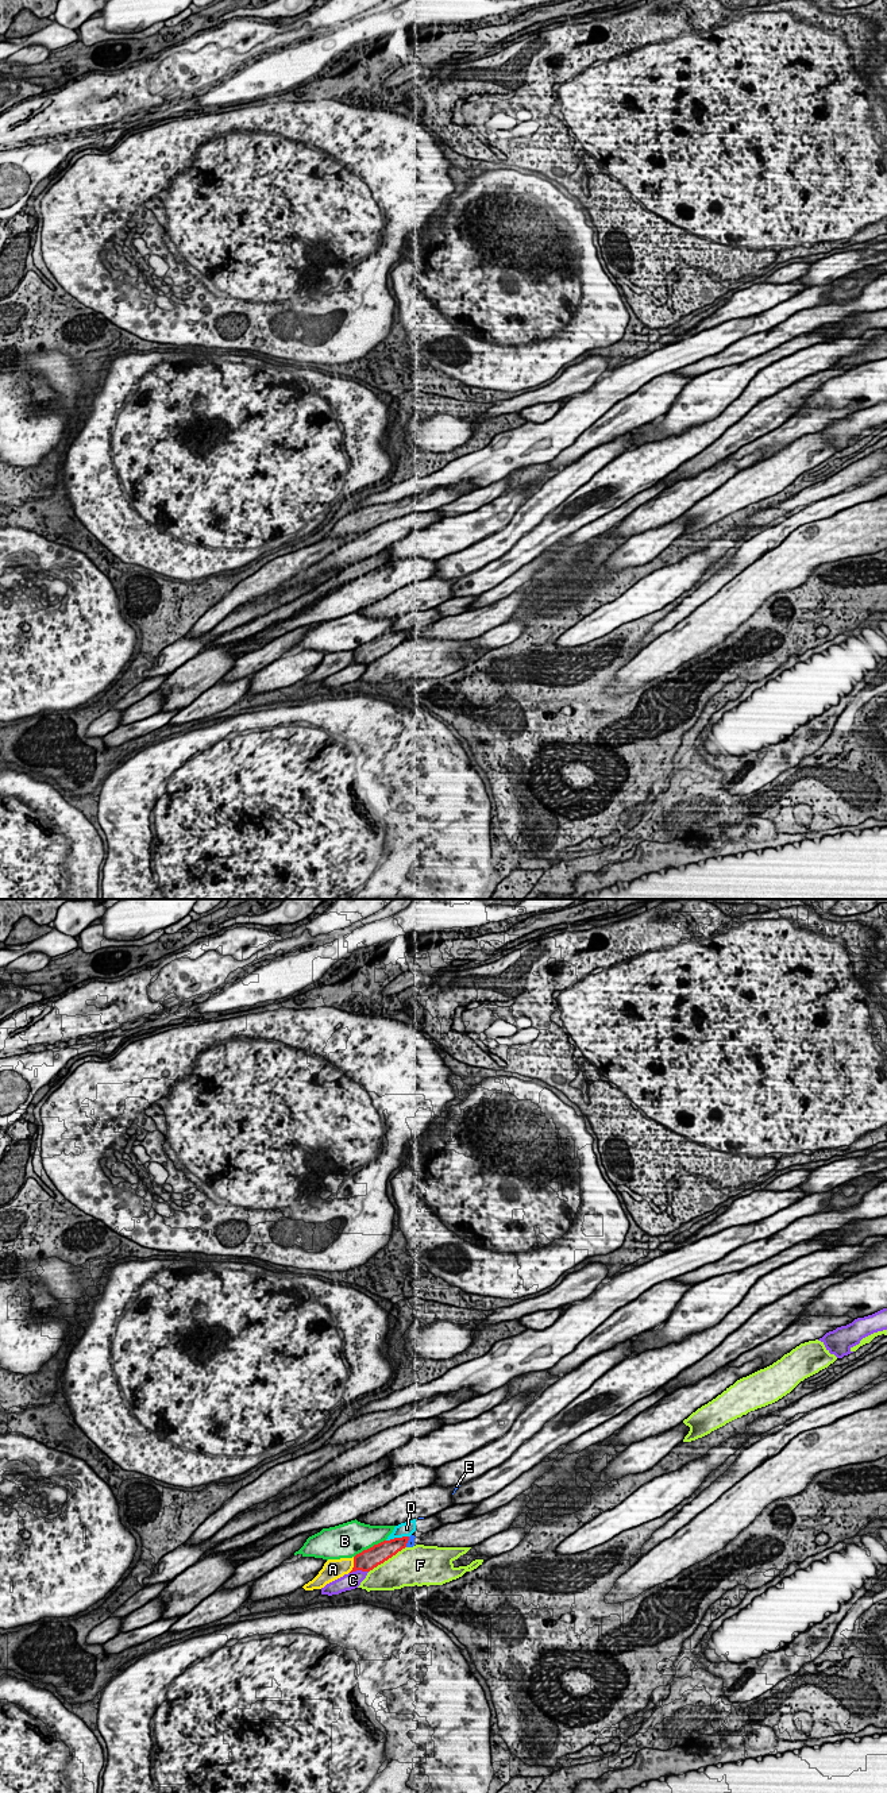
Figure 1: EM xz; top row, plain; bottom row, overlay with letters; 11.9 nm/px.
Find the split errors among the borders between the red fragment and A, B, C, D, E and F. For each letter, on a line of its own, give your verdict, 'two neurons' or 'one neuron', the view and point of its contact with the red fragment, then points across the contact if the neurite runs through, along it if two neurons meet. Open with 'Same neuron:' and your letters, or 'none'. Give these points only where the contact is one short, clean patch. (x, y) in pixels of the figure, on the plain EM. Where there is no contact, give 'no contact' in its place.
Same neuron: none
A: two neurons | xz (354, 658)
B: two neurons | xz (370, 640)
C: two neurons | xz (358, 662)
D: two neurons | xz (397, 631)
E: two neurons | xz (407, 635)
F: two neurons | xz (386, 652)

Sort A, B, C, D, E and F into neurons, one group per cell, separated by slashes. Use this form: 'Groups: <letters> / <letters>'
Groups: A / B / C / D / E / F

